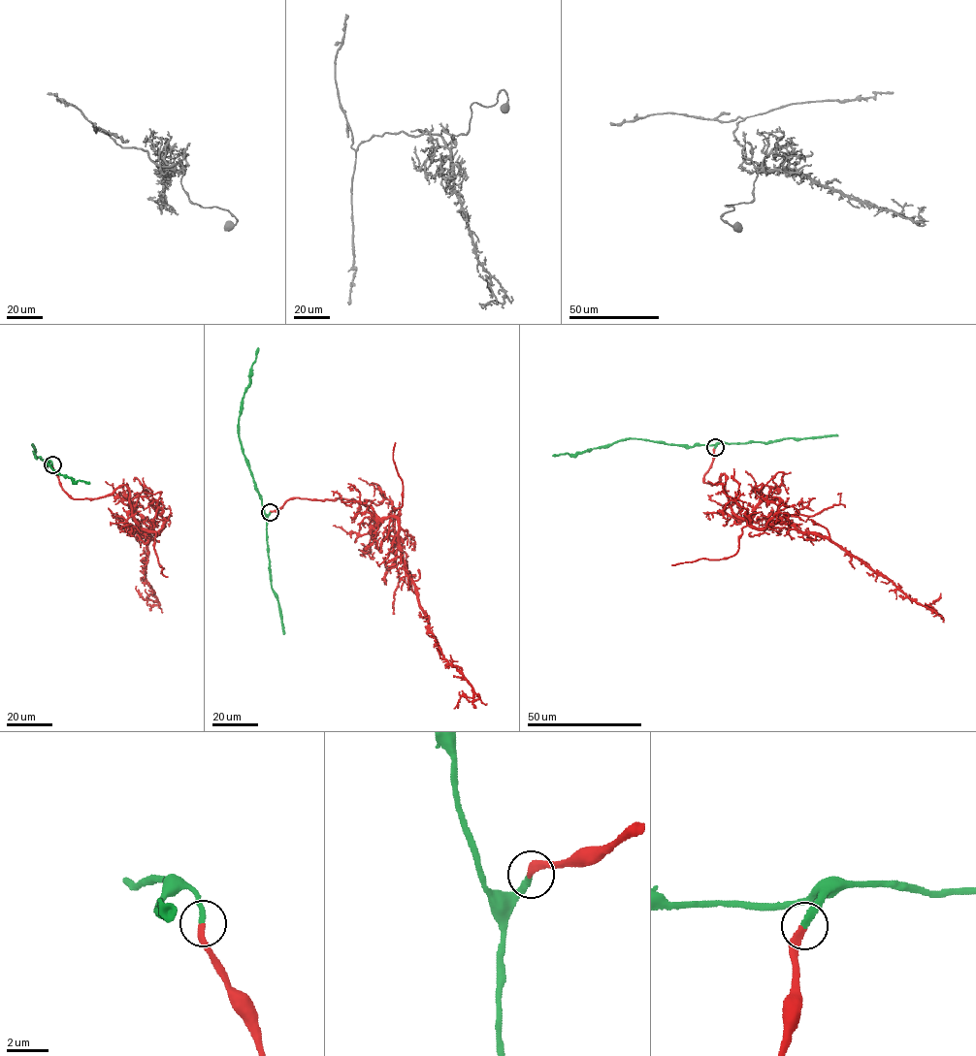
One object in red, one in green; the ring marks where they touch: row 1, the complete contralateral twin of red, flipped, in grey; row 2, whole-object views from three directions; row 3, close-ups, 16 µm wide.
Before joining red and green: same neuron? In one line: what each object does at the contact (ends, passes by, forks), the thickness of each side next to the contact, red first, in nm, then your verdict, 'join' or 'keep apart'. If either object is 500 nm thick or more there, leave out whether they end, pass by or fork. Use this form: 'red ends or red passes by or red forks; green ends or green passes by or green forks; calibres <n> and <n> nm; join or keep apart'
red ends; green ends; calibres 320 and 300 nm; join

